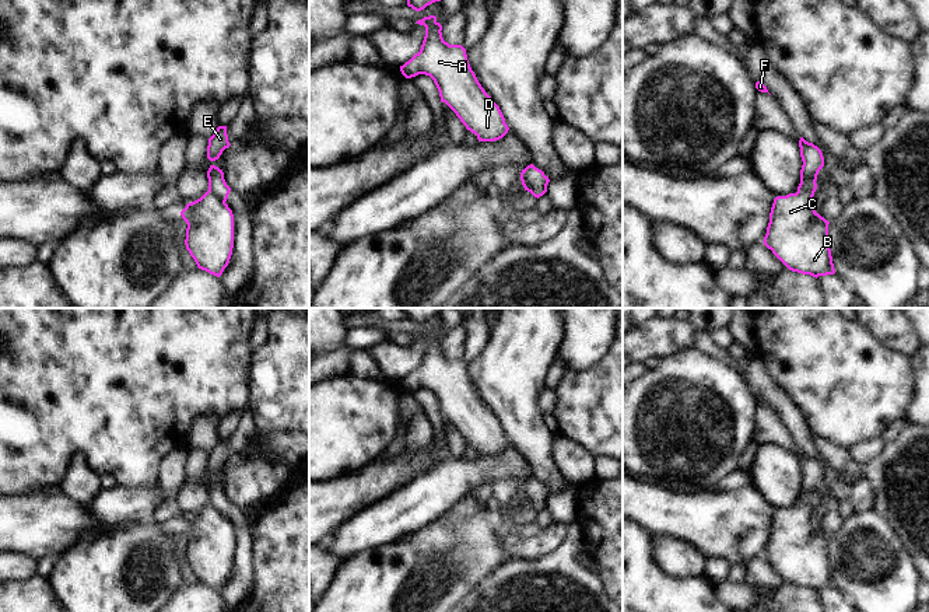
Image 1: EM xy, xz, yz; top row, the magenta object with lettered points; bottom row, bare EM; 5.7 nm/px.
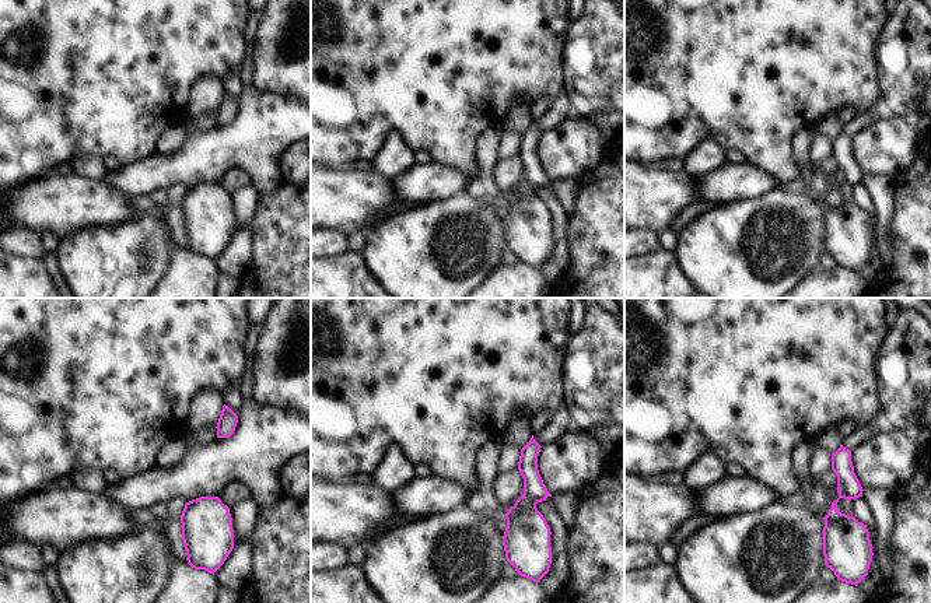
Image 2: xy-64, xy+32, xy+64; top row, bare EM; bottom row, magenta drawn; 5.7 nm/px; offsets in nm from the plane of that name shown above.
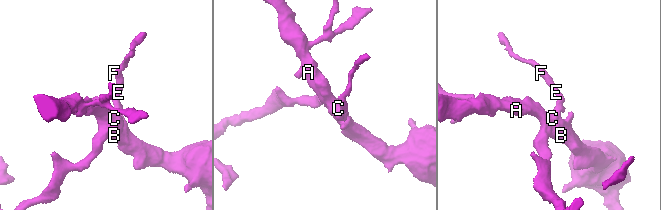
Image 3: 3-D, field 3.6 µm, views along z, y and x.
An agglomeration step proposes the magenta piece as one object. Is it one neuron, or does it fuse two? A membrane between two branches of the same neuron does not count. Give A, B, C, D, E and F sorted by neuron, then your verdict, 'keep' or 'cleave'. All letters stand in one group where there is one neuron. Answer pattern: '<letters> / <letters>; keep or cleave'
A B C D / E F; cleave

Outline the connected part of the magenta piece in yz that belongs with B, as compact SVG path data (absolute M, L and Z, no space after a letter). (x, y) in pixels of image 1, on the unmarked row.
M814 507L774 513L764 559L792 585L813 591L834 588L828 538L813 521Z

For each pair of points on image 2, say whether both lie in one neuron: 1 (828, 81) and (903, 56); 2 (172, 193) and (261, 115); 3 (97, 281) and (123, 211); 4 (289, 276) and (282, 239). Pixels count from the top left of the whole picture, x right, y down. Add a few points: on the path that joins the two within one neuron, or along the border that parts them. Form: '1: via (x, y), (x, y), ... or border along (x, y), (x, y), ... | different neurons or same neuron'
1: border along (882, 32), (877, 46), (879, 97) | different neurons
2: border along (186, 188), (172, 185), (167, 189) | different neurons
3: border along (146, 206), (136, 217), (125, 223), (87, 228) | different neurons
4: via (289, 267), (289, 248) | same neuron

